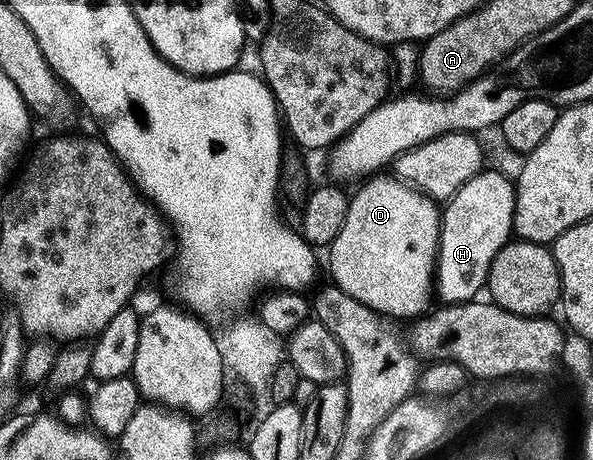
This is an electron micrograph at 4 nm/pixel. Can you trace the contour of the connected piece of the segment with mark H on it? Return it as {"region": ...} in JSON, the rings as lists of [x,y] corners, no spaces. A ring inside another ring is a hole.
{"region":[[[487,168],[477,173],[456,195],[445,202],[441,210],[442,234],[438,236],[438,263],[436,266],[436,297],[439,302],[448,305],[459,305],[461,301],[473,301],[483,292],[490,276],[492,259],[506,246],[514,233],[514,186],[502,173]]]}

